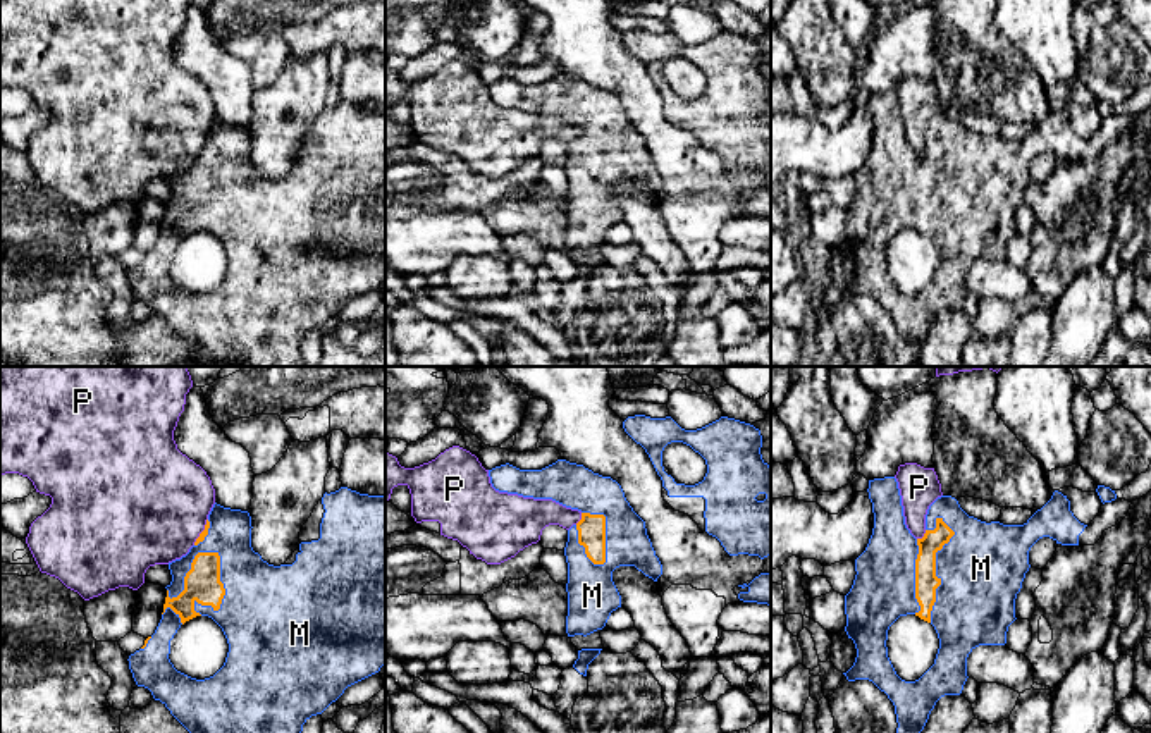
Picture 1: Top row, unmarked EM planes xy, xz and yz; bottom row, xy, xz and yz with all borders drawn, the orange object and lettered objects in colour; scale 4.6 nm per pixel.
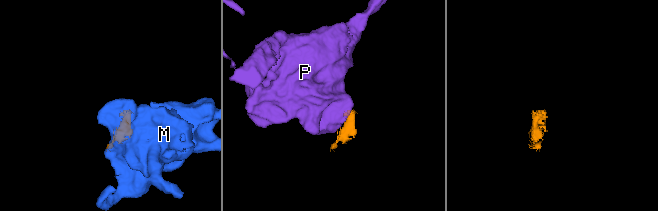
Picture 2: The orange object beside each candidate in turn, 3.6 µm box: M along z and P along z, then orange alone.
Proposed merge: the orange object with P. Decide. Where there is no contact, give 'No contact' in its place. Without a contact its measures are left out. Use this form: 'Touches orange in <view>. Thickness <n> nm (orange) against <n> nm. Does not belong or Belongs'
Touches orange in yz. Thickness 110 nm (orange) against 190 nm. Does not belong

